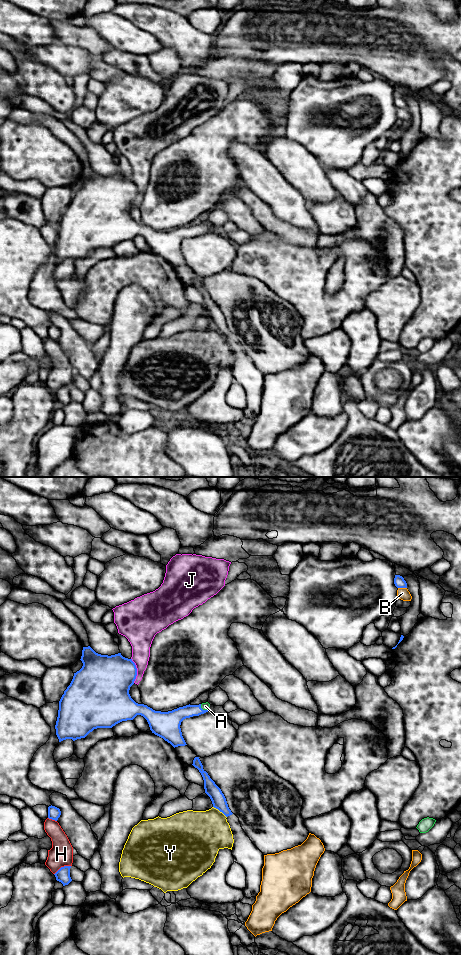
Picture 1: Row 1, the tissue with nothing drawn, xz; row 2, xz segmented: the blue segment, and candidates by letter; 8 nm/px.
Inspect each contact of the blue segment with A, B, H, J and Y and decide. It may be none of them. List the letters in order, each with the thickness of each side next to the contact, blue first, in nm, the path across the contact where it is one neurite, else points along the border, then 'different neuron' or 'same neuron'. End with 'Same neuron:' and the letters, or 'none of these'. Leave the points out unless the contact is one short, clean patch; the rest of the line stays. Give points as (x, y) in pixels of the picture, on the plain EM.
A: 140/60 nm | across xz (173, 239), (183, 232), (202, 229), (205, 226) | same neuron
B: 90/90 nm | different neuron
H: 110/190 nm | different neuron
J: 380/170 nm | different neuron
Y: 120/380 nm | different neuron
Same neuron: A

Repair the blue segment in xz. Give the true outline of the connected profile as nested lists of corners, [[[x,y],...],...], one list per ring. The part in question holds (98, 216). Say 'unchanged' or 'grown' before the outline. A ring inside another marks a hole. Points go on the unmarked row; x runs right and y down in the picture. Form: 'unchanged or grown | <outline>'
grown | [[[90,166],[83,167],[80,179],[82,188],[74,193],[73,199],[64,211],[60,221],[58,237],[55,245],[59,262],[72,259],[73,261],[85,258],[97,248],[112,248],[116,244],[133,240],[137,235],[143,236],[155,255],[163,258],[174,268],[187,265],[181,252],[181,242],[193,236],[208,232],[208,222],[199,225],[186,225],[172,231],[155,231],[144,224],[136,223],[130,216],[130,207],[137,196],[137,188],[132,179],[125,178],[121,173],[115,175],[101,175]]]

